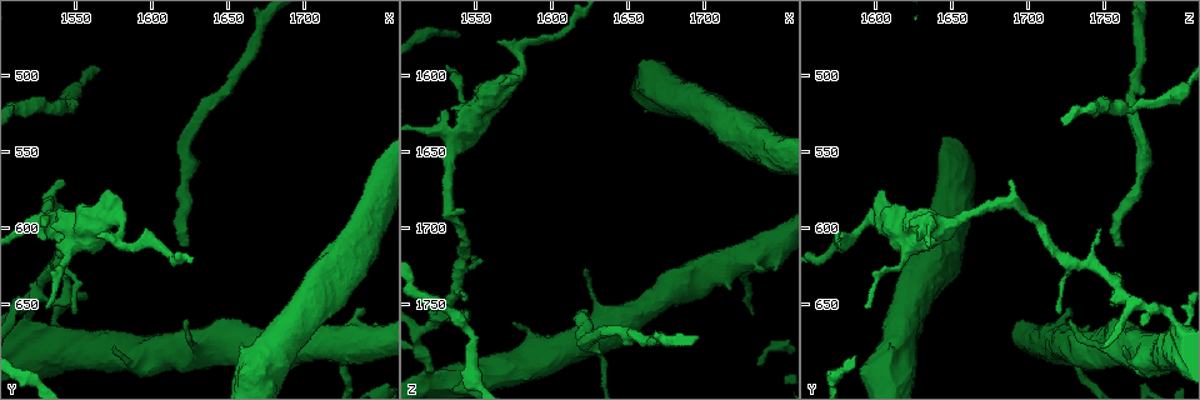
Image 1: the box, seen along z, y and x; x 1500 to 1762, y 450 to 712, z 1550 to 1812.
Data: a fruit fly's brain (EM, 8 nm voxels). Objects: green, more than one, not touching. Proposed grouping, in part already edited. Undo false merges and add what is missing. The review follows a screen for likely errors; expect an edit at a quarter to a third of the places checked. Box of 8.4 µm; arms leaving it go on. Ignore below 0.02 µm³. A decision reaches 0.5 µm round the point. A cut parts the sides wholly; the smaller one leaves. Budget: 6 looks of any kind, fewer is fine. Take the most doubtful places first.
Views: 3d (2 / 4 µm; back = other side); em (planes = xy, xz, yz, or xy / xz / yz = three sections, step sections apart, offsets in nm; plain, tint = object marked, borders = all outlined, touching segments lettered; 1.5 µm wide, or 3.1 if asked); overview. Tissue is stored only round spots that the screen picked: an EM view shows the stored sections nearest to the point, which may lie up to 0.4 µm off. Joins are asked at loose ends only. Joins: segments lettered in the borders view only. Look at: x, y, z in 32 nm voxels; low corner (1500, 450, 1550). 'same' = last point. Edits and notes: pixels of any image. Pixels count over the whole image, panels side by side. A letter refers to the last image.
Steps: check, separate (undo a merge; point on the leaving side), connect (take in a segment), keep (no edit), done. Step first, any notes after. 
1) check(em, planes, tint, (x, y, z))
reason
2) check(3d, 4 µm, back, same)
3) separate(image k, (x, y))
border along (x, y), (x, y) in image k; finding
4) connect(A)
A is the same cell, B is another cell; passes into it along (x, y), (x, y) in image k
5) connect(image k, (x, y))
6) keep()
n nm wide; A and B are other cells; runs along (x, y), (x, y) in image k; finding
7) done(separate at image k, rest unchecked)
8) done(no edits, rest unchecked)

check(em, yz, step 4, borders, (1624, 612, 1764))
an open end

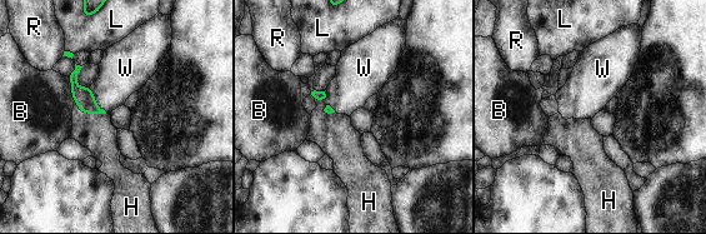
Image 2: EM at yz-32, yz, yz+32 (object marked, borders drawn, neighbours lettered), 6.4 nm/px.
check(em, planes, borders, same)
another direction

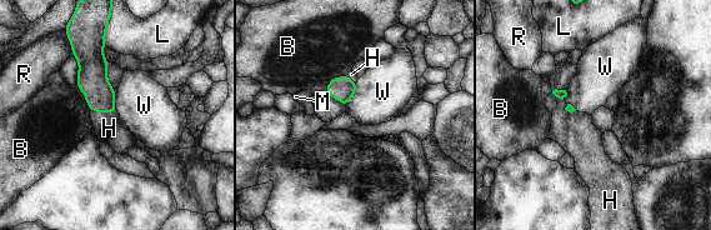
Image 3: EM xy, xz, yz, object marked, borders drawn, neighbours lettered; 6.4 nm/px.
connect(H)
H is the same cell, B, L, M, R and W are other cells; it goes on there

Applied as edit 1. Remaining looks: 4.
check(em, planes, plain, (1622, 660, 1726))
tapers out

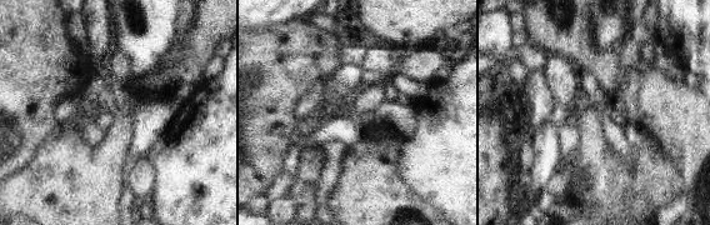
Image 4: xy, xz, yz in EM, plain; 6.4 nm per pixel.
check(em, planes, borders, same)

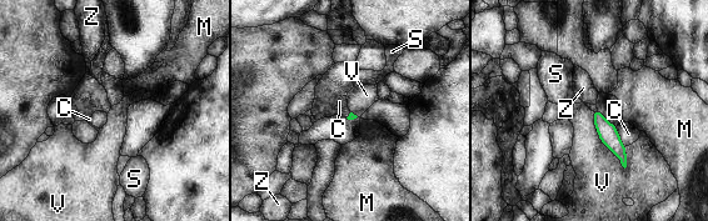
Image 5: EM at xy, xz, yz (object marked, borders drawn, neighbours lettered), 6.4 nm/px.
keep()
C, M, S, V and Z are other cells; runs along (597, 112), (623, 160) in image 5; no lettered segment goes on from it

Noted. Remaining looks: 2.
check(3d, 4 µm, back, (1520, 658, 1796))
small branch off a trunk

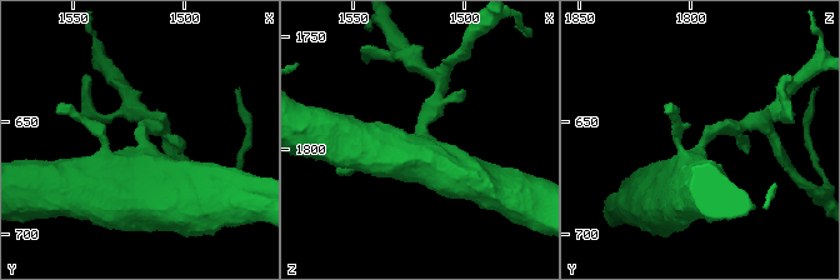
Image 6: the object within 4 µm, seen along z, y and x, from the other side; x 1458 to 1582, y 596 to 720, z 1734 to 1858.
check(em, planes, borders, (1518, 658, 1794))
3 arms

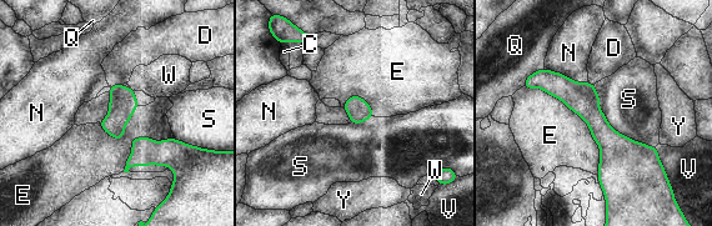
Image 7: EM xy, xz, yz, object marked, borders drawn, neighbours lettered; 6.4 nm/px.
keep()
C, D, E, N, Q, S, V, W and Y are other cells; border along (593, 85), (607, 122), (655, 147) in image 7; one neuron here

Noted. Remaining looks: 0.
done(connect at image 3, rest unchecked)

